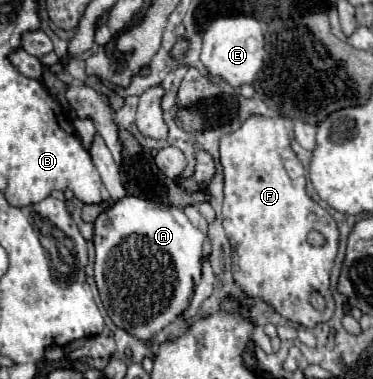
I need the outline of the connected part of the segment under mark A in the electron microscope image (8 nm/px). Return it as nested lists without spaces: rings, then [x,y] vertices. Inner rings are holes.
[[[128,195],[102,211],[94,223],[94,247],[98,253],[94,279],[110,319],[138,339],[150,339],[154,333],[172,323],[182,311],[186,311],[196,287],[194,273],[200,269],[204,237],[206,233],[190,223],[182,207],[160,205],[150,199]]]

